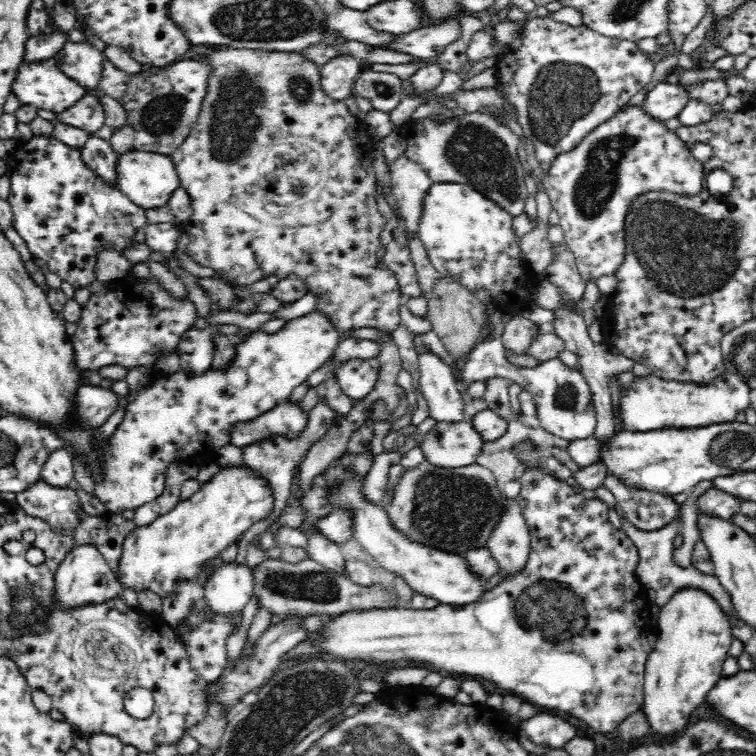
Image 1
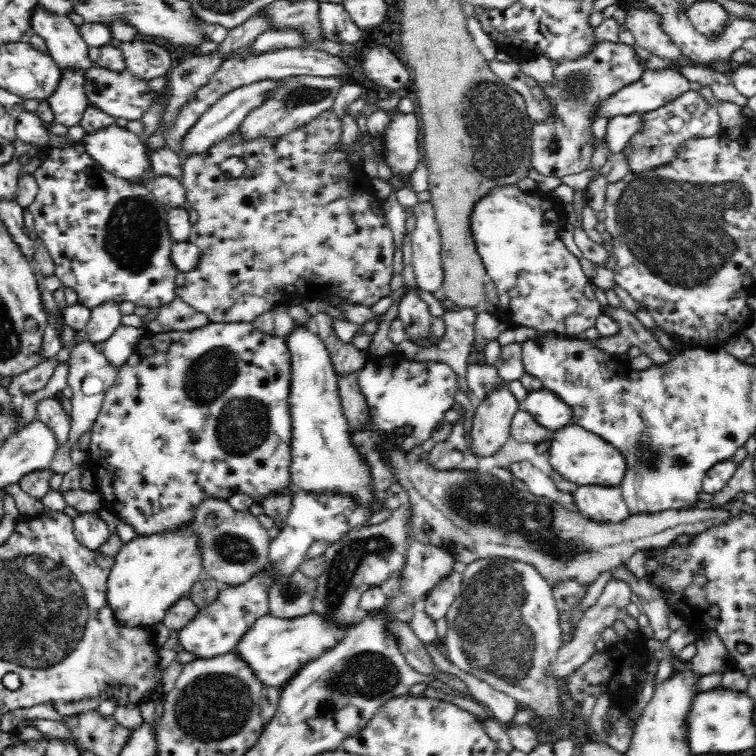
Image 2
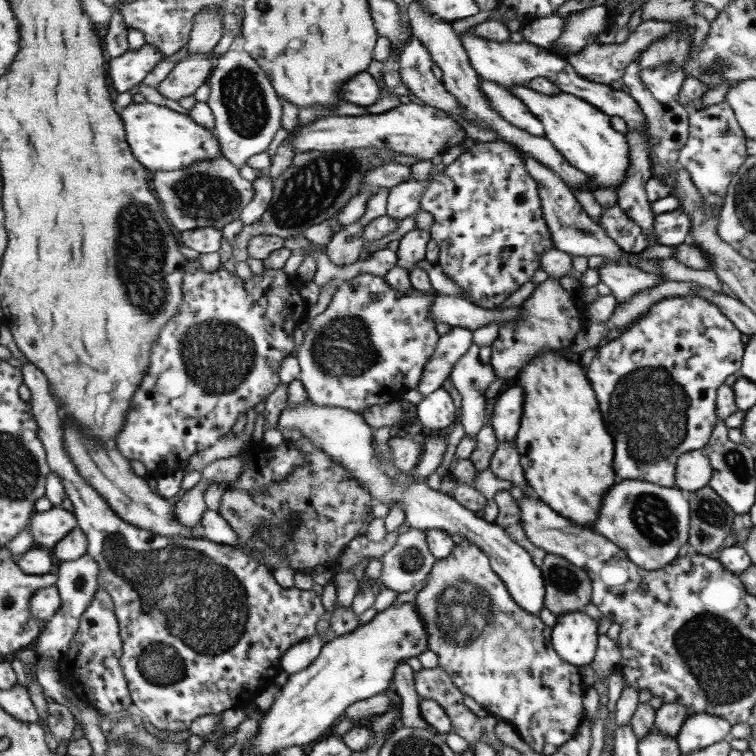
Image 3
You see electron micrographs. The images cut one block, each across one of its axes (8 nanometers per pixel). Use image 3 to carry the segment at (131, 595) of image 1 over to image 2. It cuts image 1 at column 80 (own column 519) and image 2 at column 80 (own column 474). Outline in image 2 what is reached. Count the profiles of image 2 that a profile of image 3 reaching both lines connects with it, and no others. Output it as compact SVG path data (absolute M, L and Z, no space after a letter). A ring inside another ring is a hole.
M78 511L72 525L76 539L89 550L97 551L112 536L112 532L108 530L108 522L102 520L100 511Z

